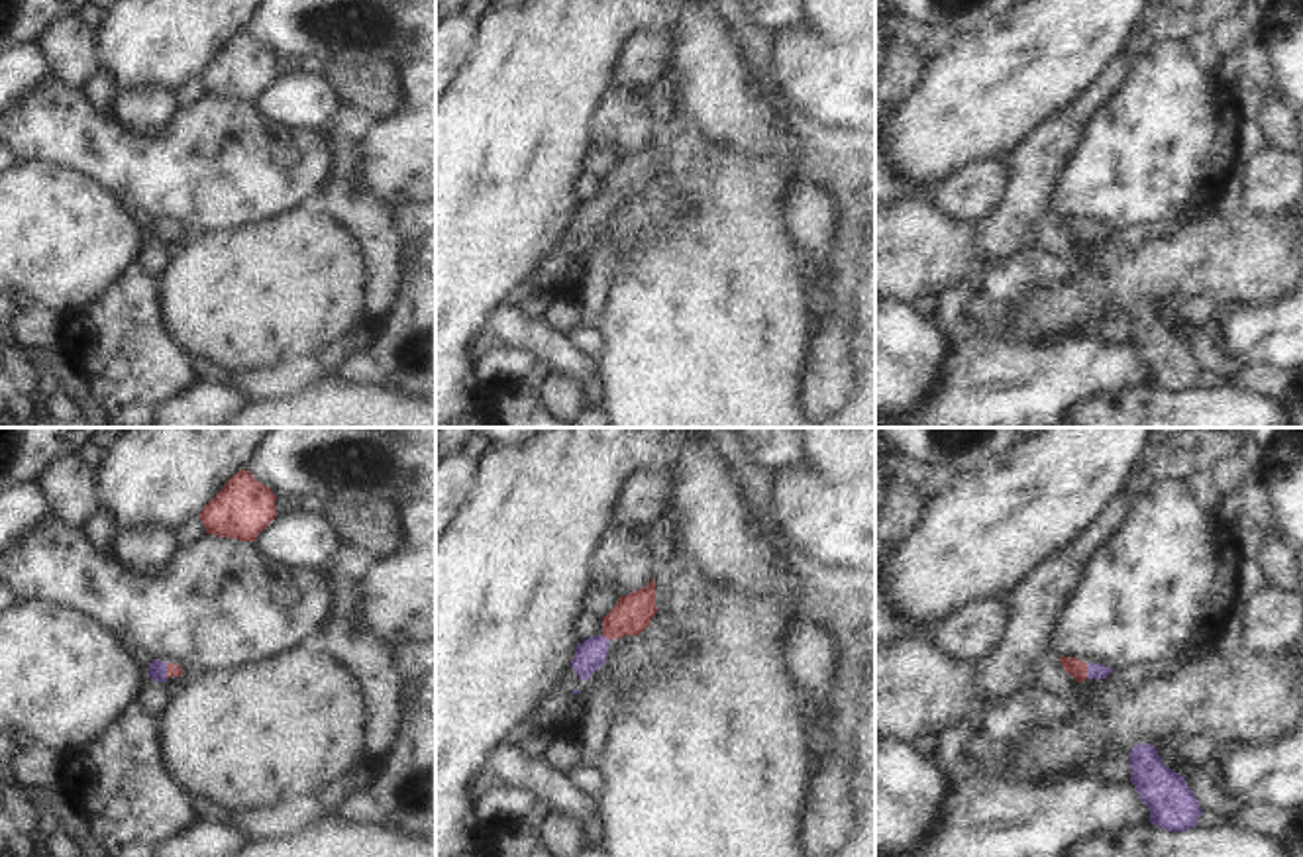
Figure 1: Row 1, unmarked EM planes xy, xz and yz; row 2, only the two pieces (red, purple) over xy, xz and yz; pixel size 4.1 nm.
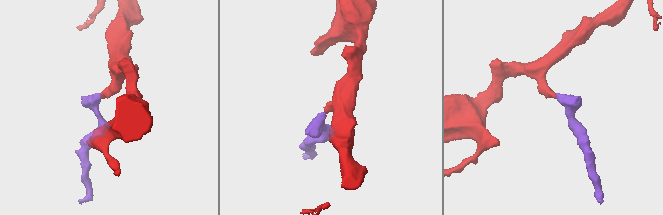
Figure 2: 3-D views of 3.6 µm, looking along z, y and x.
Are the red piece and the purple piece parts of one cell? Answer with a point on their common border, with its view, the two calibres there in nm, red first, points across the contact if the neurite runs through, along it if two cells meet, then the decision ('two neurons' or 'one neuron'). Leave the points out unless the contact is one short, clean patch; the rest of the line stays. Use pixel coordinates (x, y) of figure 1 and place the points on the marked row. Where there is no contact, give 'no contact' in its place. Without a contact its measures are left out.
yz (1086, 671) | 80/60 nm | across yz (1078, 669), (1086, 671), (1094, 671) | one neuron

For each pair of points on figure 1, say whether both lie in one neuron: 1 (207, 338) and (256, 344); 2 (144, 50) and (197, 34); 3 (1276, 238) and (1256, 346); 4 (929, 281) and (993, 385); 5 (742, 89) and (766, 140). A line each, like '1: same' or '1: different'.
1: same
2: same
3: different
4: different
5: same

